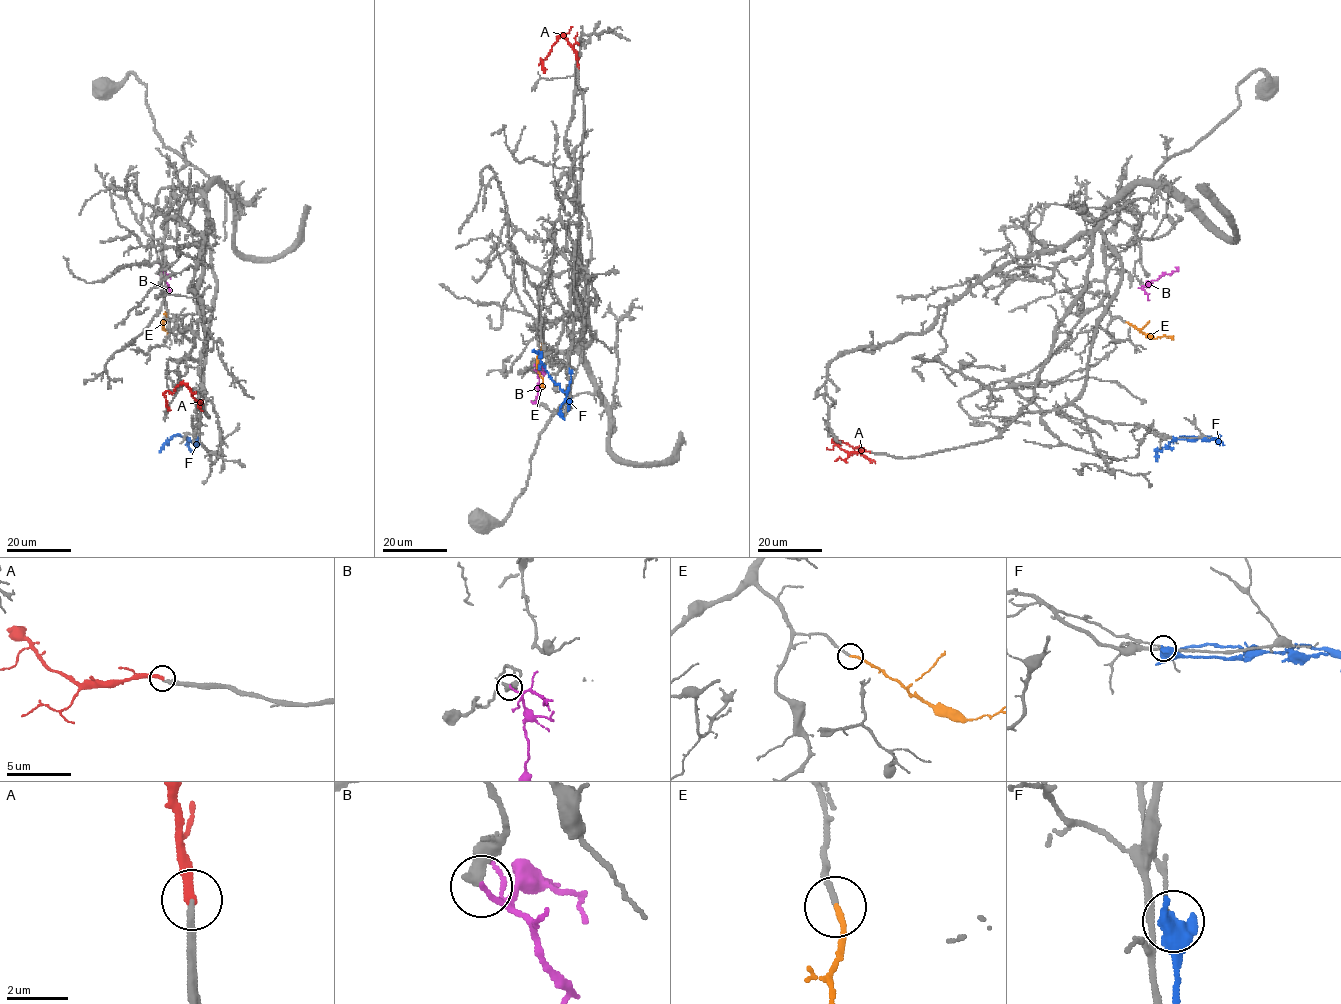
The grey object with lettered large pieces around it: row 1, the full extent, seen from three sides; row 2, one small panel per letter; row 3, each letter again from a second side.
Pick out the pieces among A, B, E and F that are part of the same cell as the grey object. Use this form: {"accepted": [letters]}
{"accepted": ["E"]}

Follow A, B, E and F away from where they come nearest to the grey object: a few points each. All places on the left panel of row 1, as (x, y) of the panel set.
A: (202, 403), (183, 384), (176, 386), (172, 392), (164, 392), (168, 410)
B: (159, 274), (162, 276), (163, 267), (155, 260)
E: (167, 310), (162, 328), (168, 333)
F: (197, 437), (196, 442), (175, 434), (159, 452)

